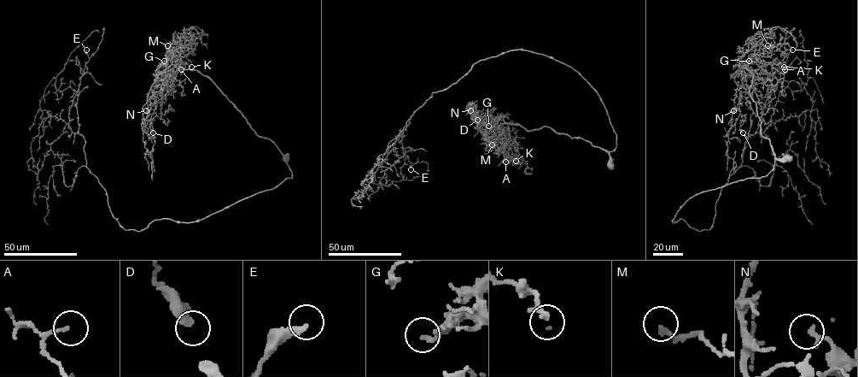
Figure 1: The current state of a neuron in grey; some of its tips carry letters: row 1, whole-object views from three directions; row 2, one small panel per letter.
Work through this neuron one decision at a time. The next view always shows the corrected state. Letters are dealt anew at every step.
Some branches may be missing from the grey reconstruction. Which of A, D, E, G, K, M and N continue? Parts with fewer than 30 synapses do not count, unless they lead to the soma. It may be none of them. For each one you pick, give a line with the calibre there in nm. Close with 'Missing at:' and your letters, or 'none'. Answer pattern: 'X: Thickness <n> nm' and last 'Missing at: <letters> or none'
Missing at: none

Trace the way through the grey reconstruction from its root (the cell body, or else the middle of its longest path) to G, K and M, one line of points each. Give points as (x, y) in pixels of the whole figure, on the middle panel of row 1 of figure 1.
G: (609, 165), (604, 150), (580, 138), (557, 133), (547, 126), (528, 131), (499, 116), (488, 126)
K: (609, 165), (607, 152), (580, 138), (547, 126), (528, 131), (501, 123), (507, 140), (504, 149), (516, 161)
M: (609, 165), (604, 150), (547, 126), (528, 131), (501, 123), (500, 140), (492, 144)

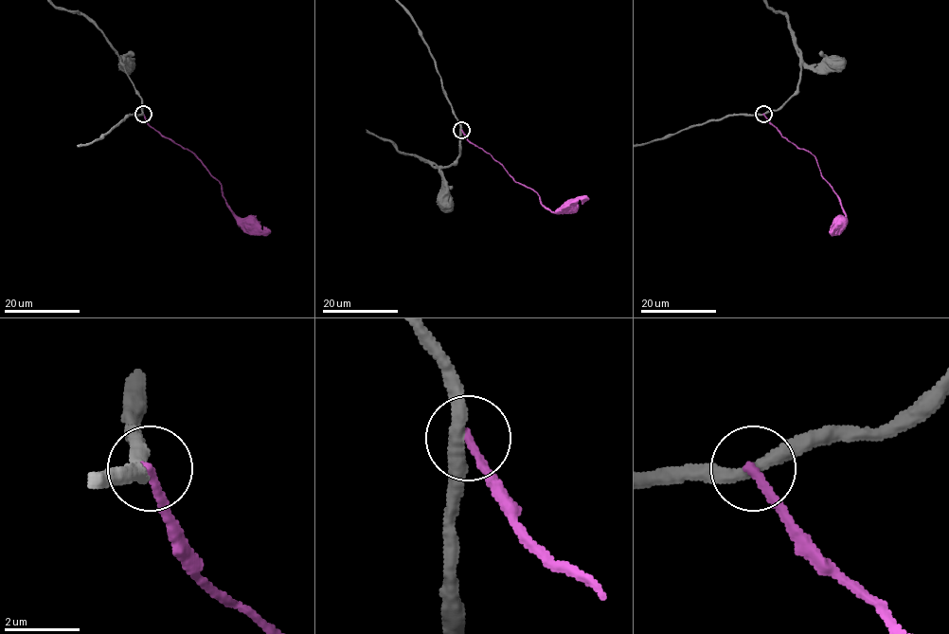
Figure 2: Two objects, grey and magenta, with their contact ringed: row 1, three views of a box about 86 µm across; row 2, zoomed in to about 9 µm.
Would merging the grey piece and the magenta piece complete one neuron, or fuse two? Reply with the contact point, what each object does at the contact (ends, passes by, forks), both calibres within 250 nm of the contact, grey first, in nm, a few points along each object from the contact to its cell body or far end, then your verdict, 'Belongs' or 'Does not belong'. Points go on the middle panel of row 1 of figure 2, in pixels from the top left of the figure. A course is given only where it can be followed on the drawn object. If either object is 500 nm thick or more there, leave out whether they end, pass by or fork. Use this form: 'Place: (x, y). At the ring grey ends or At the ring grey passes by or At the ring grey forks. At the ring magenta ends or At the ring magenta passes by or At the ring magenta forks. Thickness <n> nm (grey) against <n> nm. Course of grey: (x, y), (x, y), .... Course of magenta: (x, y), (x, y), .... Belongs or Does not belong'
Place: (461, 130). At the ring grey passes by. At the ring magenta ends. Thickness 360 nm (grey) against 240 nm. Course of grey: (461, 130), (459, 157), (451, 166), (440, 169), (444, 200). Course of magenta: (462, 130), (470, 142), (489, 153), (515, 181), (531, 188), (545, 207), (557, 211), (565, 210), (569, 205). Does not belong

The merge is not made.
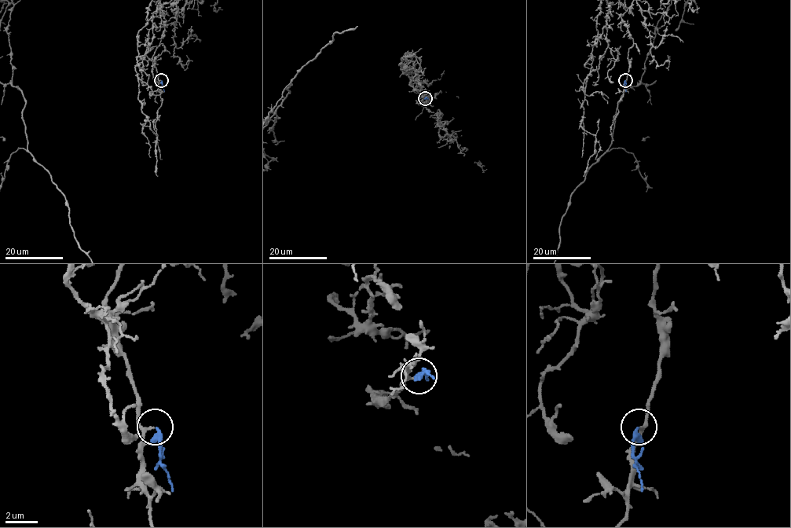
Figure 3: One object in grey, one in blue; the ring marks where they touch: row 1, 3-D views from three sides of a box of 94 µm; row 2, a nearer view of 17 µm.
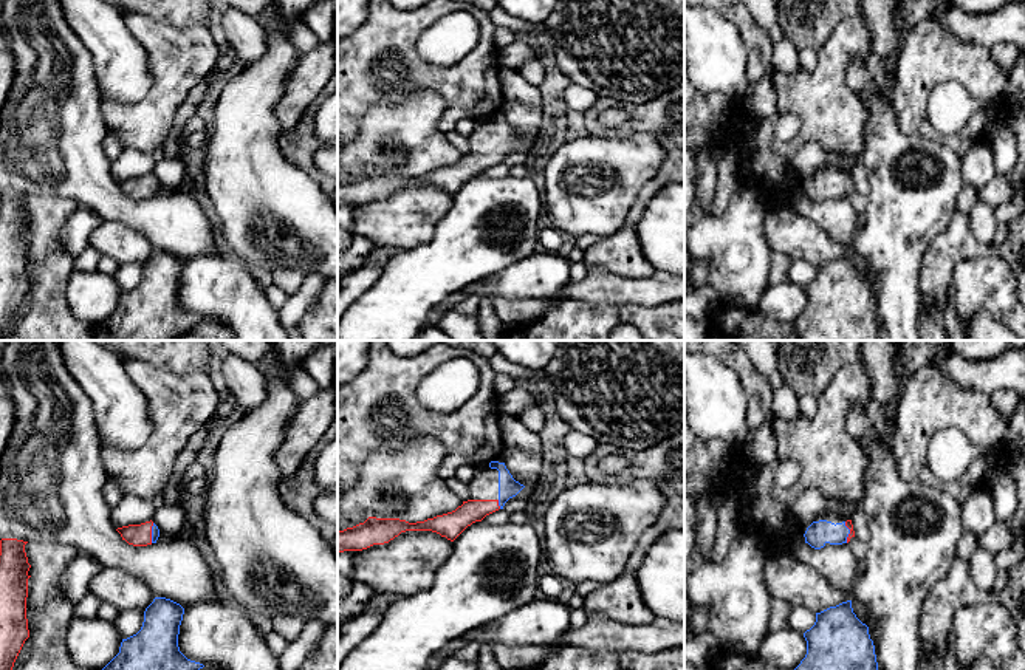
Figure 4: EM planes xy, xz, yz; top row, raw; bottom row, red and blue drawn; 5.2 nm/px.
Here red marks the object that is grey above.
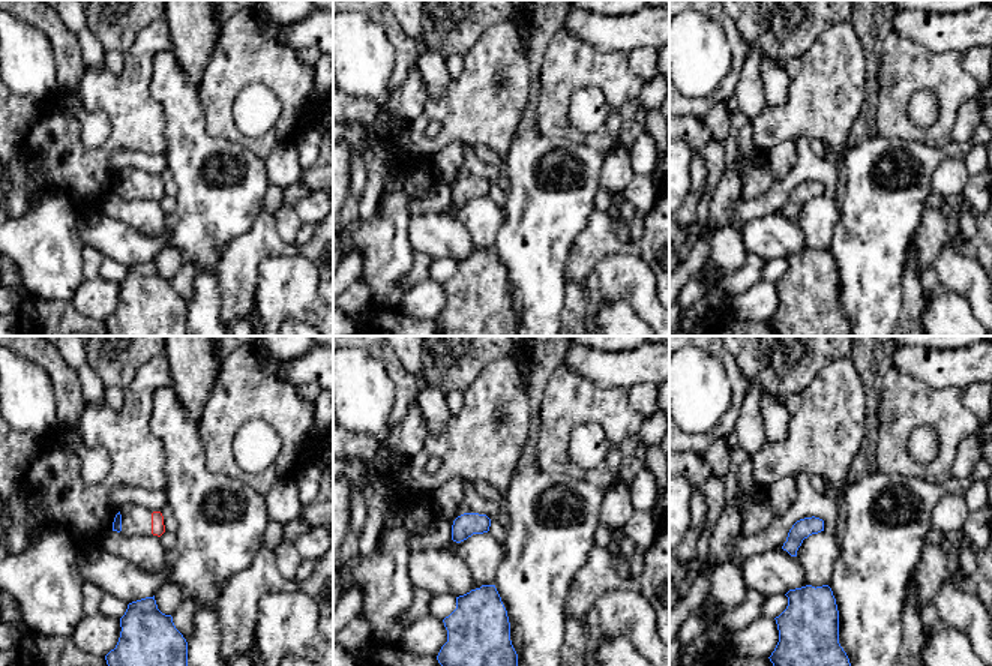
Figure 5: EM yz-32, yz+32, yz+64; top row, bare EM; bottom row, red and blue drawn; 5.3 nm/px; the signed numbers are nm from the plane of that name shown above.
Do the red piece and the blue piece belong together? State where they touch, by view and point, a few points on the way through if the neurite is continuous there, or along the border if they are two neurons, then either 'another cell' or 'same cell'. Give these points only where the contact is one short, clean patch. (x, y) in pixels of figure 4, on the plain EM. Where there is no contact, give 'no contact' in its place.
meets red in xz at (497, 158); runs through xz (454, 177), (471, 164), (497, 158), (508, 141); same cell

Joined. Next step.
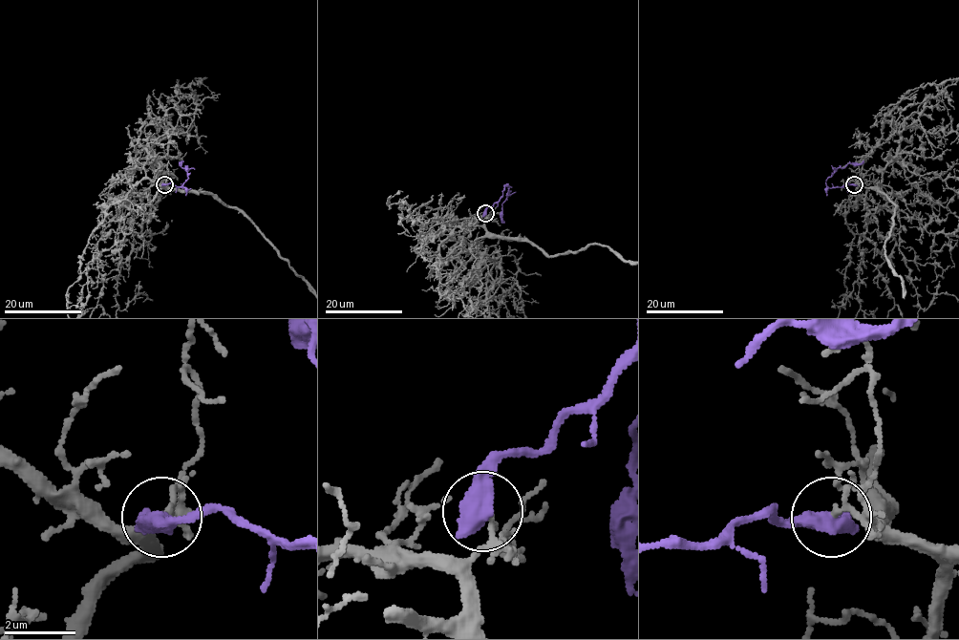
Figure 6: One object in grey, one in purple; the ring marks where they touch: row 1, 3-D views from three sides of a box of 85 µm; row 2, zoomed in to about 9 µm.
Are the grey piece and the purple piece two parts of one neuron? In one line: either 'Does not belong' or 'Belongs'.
Does not belong

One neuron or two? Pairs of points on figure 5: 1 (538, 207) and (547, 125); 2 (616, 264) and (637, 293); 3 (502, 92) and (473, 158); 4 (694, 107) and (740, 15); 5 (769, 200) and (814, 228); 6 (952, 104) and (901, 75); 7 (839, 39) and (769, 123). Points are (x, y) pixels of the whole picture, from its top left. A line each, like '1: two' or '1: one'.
1: two
2: one
3: two
4: two
5: two
6: one
7: one

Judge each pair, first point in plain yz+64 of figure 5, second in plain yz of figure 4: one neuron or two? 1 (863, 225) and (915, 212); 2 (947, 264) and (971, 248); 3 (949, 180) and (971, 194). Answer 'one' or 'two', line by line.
1: one
2: two
3: two

